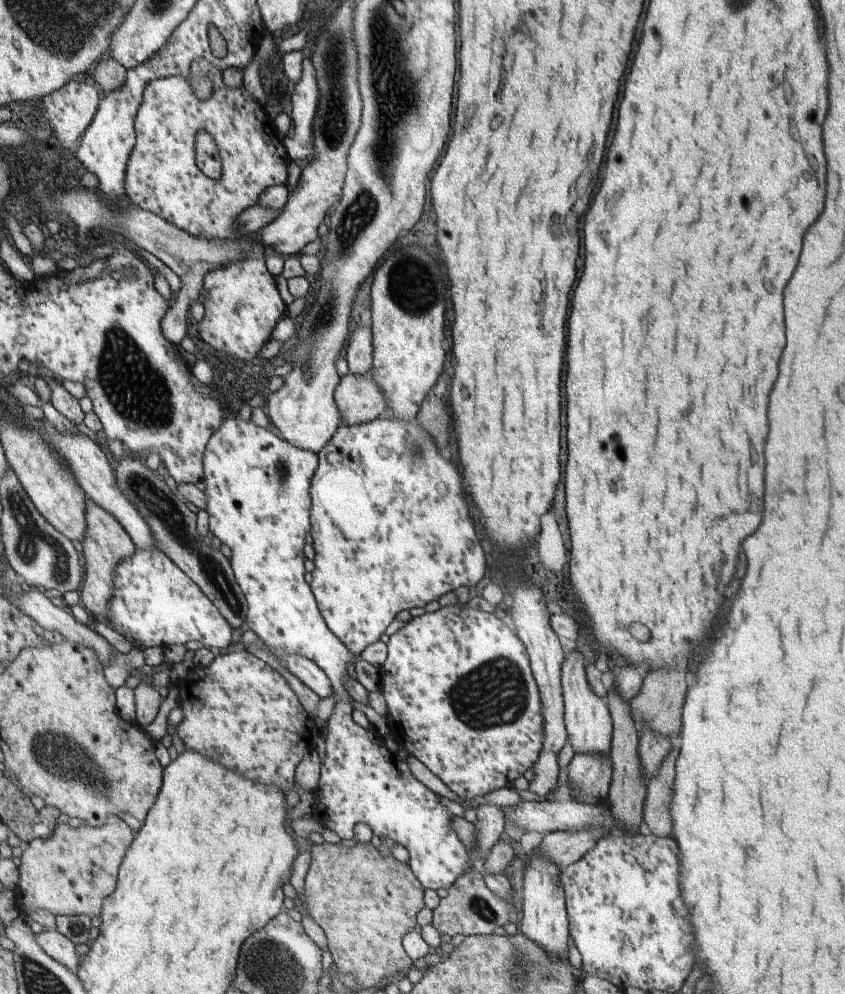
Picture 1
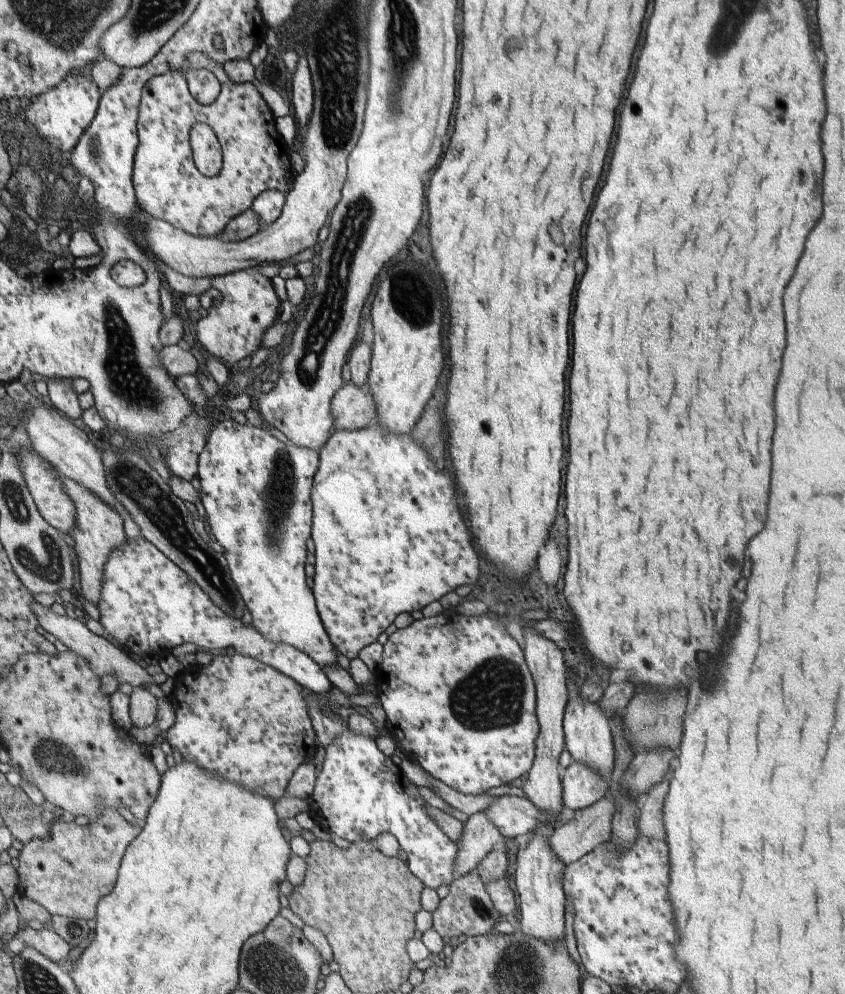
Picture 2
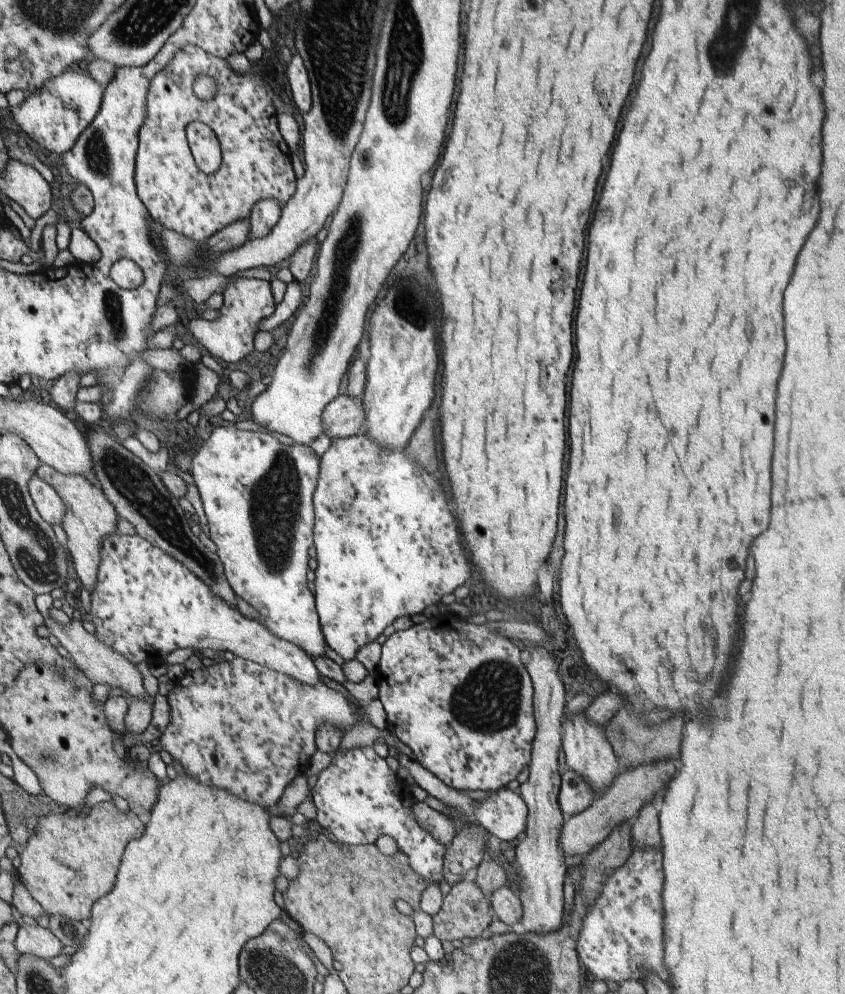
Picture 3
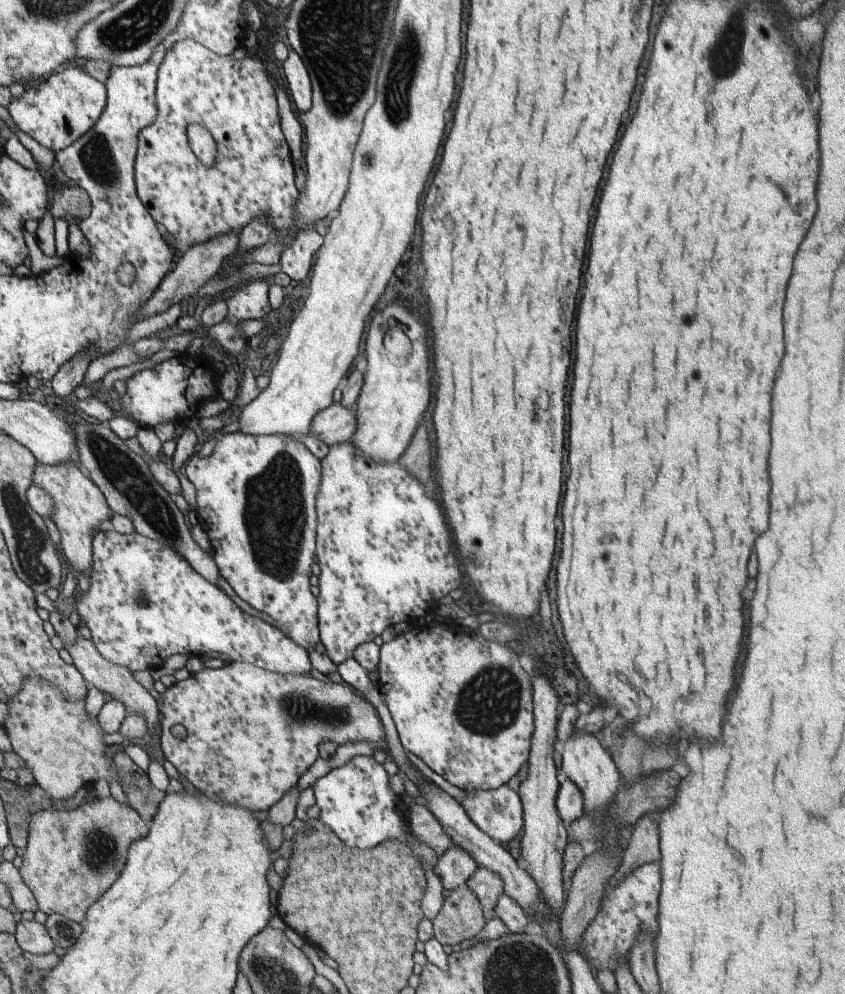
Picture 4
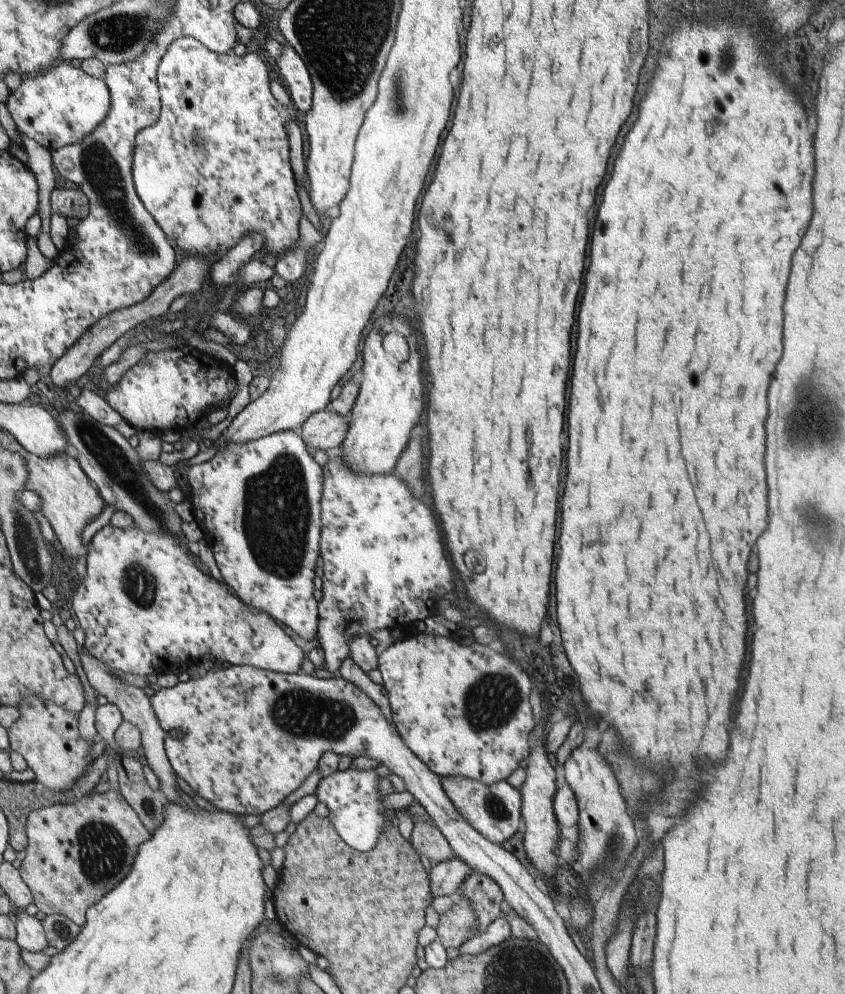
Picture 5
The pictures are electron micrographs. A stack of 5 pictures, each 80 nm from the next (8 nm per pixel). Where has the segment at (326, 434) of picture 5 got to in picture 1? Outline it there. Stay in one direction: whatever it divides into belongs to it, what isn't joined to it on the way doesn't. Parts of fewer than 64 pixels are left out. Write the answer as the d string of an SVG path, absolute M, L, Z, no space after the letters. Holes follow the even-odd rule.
M371 372L352 374L340 378L334 394L342 420L348 425L372 422L385 416L388 404L384 392L376 384Z

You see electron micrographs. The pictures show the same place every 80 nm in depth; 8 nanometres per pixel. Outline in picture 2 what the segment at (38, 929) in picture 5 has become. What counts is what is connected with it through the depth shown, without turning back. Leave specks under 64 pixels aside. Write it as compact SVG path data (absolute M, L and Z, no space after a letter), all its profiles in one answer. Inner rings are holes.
M30 926L20 929L9 942L6 942L5 948L13 956L20 955L24 948L28 946L38 949L43 956L50 957L56 963L62 960L68 960L69 952L72 947L62 936L58 936L54 930L34 930Z

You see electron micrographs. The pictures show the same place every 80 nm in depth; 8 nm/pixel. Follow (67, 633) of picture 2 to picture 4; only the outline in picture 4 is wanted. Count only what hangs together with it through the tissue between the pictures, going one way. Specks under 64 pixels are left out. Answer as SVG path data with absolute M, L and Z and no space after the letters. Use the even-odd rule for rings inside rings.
M79 632L76 643L72 644L72 646L64 644L64 648L66 648L72 657L74 666L88 680L90 686L94 686L100 692L106 692L114 700L120 701L127 710L127 714L142 715L144 717L147 724L147 733L148 731L151 733L151 741L146 749L151 758L155 758L163 766L165 757L161 750L161 720L158 719L157 700L154 699L152 694L132 677L132 673L127 668L106 660L95 647L95 644L90 640L84 639Z

